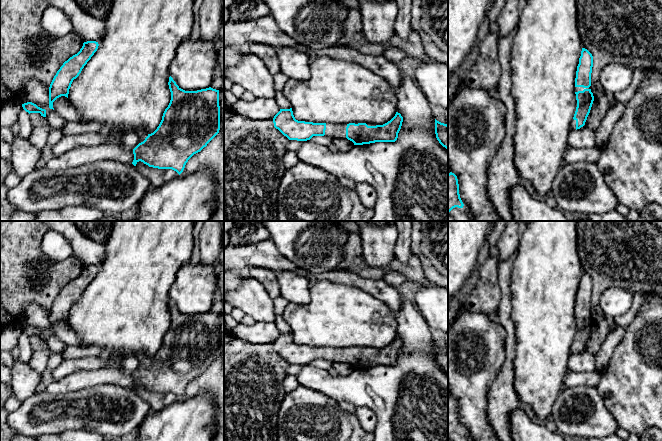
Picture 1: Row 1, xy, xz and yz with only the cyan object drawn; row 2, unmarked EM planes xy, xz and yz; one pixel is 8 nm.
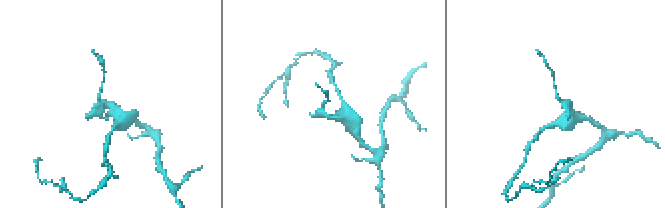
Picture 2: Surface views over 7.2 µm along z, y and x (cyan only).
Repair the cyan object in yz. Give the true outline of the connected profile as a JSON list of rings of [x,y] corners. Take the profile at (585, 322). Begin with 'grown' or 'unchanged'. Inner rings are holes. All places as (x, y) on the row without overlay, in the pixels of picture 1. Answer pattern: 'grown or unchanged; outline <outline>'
grown; outline [[[582,272],[575,302],[577,331],[571,346],[572,354],[577,354],[585,350],[594,325],[594,320],[590,313],[592,291],[592,278],[587,273]]]

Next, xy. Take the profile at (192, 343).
grown; outline [[[169,301],[171,324],[157,353],[149,358],[137,354],[140,367],[132,374],[132,388],[141,385],[149,391],[172,393],[179,399],[188,384],[219,357],[219,314],[181,313]]]

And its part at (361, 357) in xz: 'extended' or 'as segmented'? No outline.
extended

